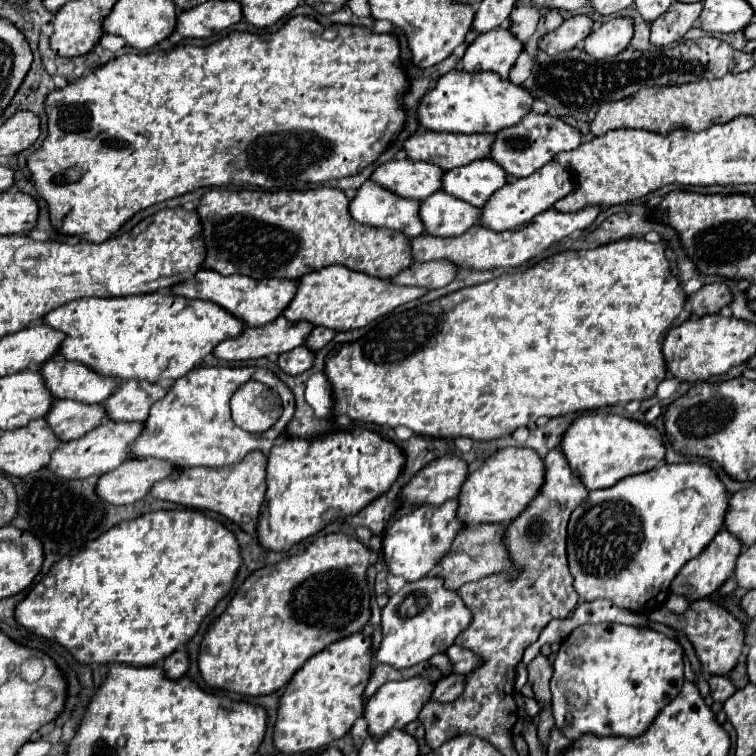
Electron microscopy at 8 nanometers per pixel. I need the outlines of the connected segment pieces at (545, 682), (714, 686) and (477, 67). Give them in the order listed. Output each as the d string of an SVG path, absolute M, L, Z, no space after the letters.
M535 656L529 666L529 684L533 686L535 700L539 706L547 706L551 700L551 690L549 690L549 680L553 676L553 666L545 656Z
M711 676L709 686L711 686L711 696L715 702L725 702L737 690L729 676Z
M495 28L483 32L467 48L463 56L463 70L465 72L491 70L497 72L503 80L507 80L509 70L513 68L521 50L523 42L517 40L507 28Z

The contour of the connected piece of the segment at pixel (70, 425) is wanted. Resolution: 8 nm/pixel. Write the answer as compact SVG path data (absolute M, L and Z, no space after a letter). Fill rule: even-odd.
M55 400L45 418L53 432L63 442L69 442L73 438L85 436L89 430L99 426L105 420L105 408L101 408L101 404Z

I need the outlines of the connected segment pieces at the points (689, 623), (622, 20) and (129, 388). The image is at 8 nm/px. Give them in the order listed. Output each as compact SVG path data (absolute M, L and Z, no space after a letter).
M703 598L703 600L693 602L691 608L679 616L669 612L663 606L655 612L651 612L649 618L655 622L661 622L661 624L667 624L675 630L683 630L687 634L689 642L693 644L703 670L709 674L729 674L735 668L735 664L737 664L737 660L745 648L745 626L743 626L743 622L739 622L729 610L725 610L723 606L719 606L711 598Z
M617 16L599 28L595 28L587 38L585 38L585 50L593 58L607 58L623 52L631 38L633 38L633 18L629 16Z
M127 380L123 382L111 398L105 400L107 418L121 422L145 422L153 402L163 398L167 388L159 384L149 384L145 380Z

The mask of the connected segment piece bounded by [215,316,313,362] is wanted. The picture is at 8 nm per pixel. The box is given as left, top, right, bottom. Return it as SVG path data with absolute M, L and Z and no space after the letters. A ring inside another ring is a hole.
M279 316L275 322L259 328L245 328L245 332L237 338L223 340L215 348L215 356L229 362L275 358L305 344L305 336L309 336L311 330L313 328L309 328L309 324L289 324L283 316Z

